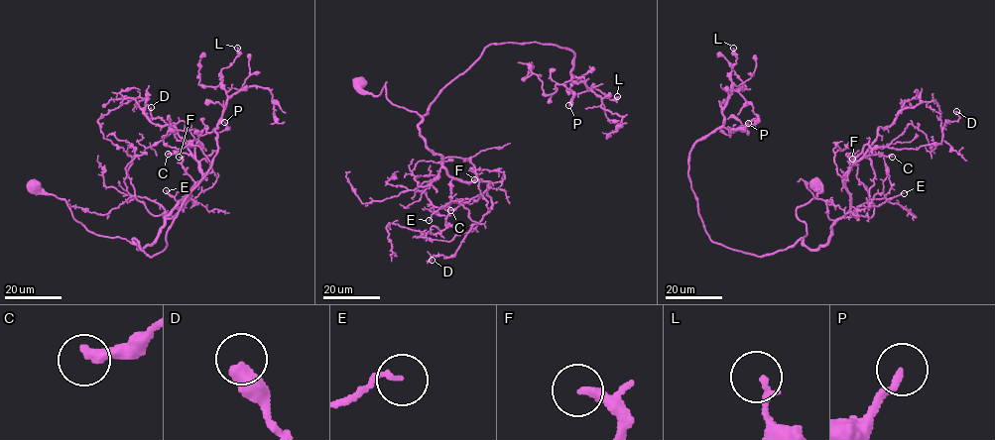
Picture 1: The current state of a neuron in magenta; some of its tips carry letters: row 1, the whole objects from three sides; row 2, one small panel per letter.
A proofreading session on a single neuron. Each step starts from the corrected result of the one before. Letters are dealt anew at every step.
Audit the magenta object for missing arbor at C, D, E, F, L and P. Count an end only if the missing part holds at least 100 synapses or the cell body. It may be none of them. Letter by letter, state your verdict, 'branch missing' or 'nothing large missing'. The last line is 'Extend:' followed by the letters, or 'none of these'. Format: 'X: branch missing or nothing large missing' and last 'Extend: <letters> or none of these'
C: nothing large missing
D: nothing large missing
E: nothing large missing
F: nothing large missing
L: nothing large missing
P: nothing large missing
Extend: none of these

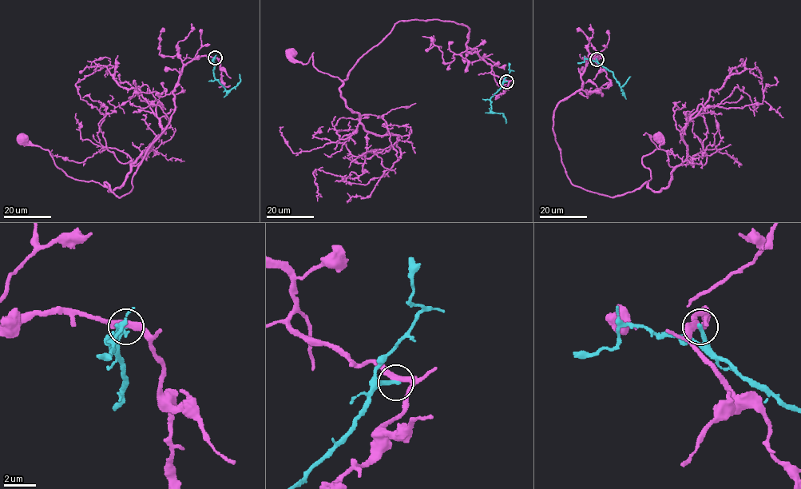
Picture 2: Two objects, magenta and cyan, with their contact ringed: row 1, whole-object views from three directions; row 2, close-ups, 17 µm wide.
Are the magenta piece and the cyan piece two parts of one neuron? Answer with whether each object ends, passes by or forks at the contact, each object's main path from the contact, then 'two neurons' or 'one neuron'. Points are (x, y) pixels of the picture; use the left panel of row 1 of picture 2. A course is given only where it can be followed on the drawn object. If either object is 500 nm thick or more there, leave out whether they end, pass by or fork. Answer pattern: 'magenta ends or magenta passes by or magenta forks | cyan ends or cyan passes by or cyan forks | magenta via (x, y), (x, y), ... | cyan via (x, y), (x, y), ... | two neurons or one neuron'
magenta passes by | cyan ends | magenta via (215, 57), (199, 56), (184, 66), (170, 121), (120, 197), (105, 182), (73, 179), (48, 150), (22, 138) | cyan via (215, 57), (214, 75), (226, 90), (237, 85), (239, 74) | two neurons

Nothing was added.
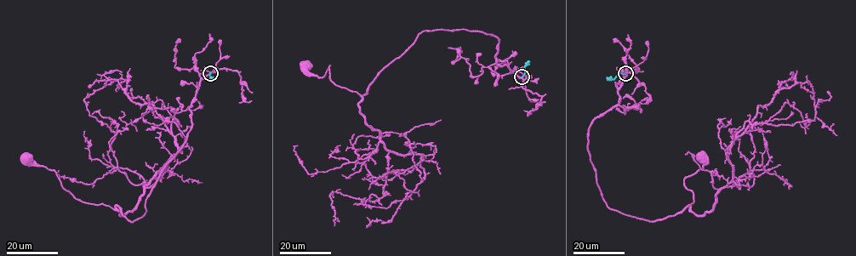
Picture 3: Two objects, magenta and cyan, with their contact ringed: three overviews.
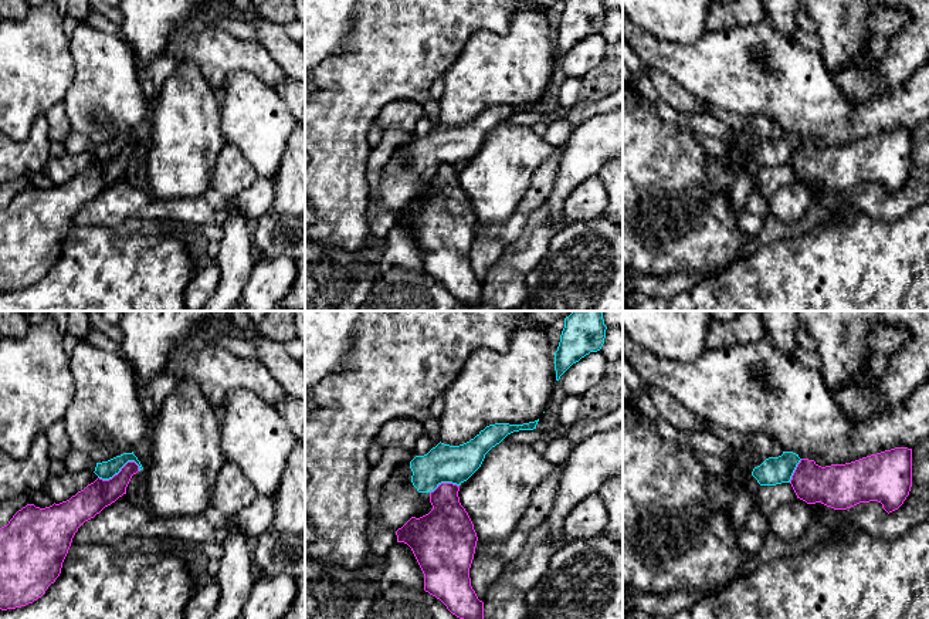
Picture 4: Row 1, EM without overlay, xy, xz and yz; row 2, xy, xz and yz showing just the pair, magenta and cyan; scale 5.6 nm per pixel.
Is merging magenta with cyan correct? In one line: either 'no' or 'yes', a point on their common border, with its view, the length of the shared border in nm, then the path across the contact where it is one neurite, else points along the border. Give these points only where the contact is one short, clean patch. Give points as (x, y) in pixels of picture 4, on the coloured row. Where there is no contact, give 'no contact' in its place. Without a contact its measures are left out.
no; contact xy (119, 472); length 240 nm; border xy (139, 466), (128, 462), (111, 477), (98, 477)

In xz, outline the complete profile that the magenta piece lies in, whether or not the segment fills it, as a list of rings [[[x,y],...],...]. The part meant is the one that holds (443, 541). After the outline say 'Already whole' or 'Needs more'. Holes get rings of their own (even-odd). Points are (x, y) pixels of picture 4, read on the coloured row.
[[[441,483],[430,493],[433,510],[420,517],[411,517],[396,531],[397,542],[407,544],[423,574],[424,591],[440,599],[460,619],[484,619],[484,602],[471,586],[469,568],[477,547],[474,524],[460,503],[460,486]]]. Already whole

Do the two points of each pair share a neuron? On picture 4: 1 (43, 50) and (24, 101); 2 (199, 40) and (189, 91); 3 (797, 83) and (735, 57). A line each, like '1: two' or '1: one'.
1: one
2: two
3: one

